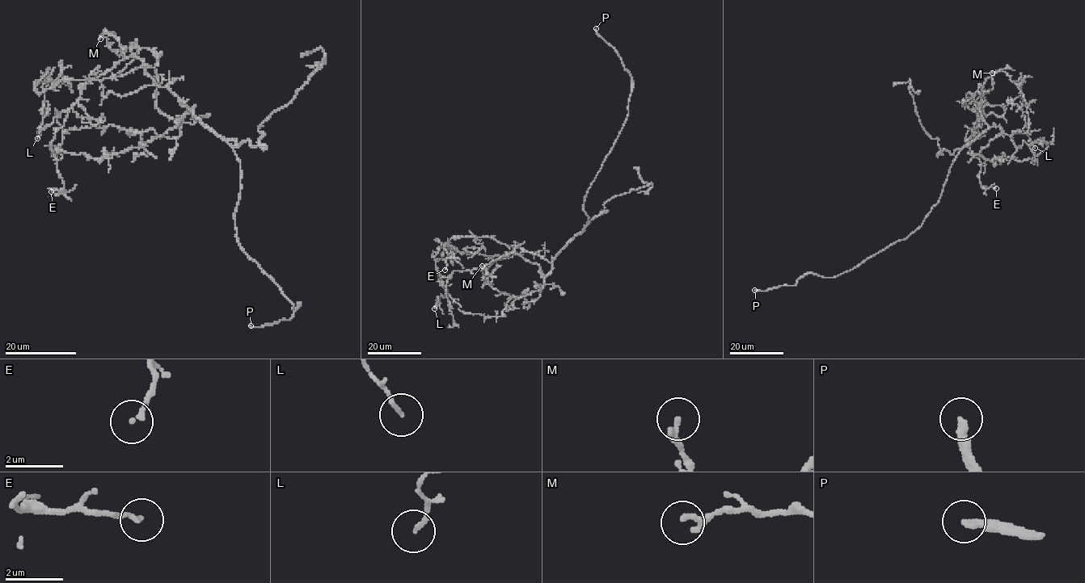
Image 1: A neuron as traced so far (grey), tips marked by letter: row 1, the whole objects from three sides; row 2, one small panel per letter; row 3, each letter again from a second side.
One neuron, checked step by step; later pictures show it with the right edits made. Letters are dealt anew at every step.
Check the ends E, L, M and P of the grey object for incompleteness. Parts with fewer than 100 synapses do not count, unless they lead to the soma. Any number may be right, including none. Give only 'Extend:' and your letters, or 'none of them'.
Extend: P

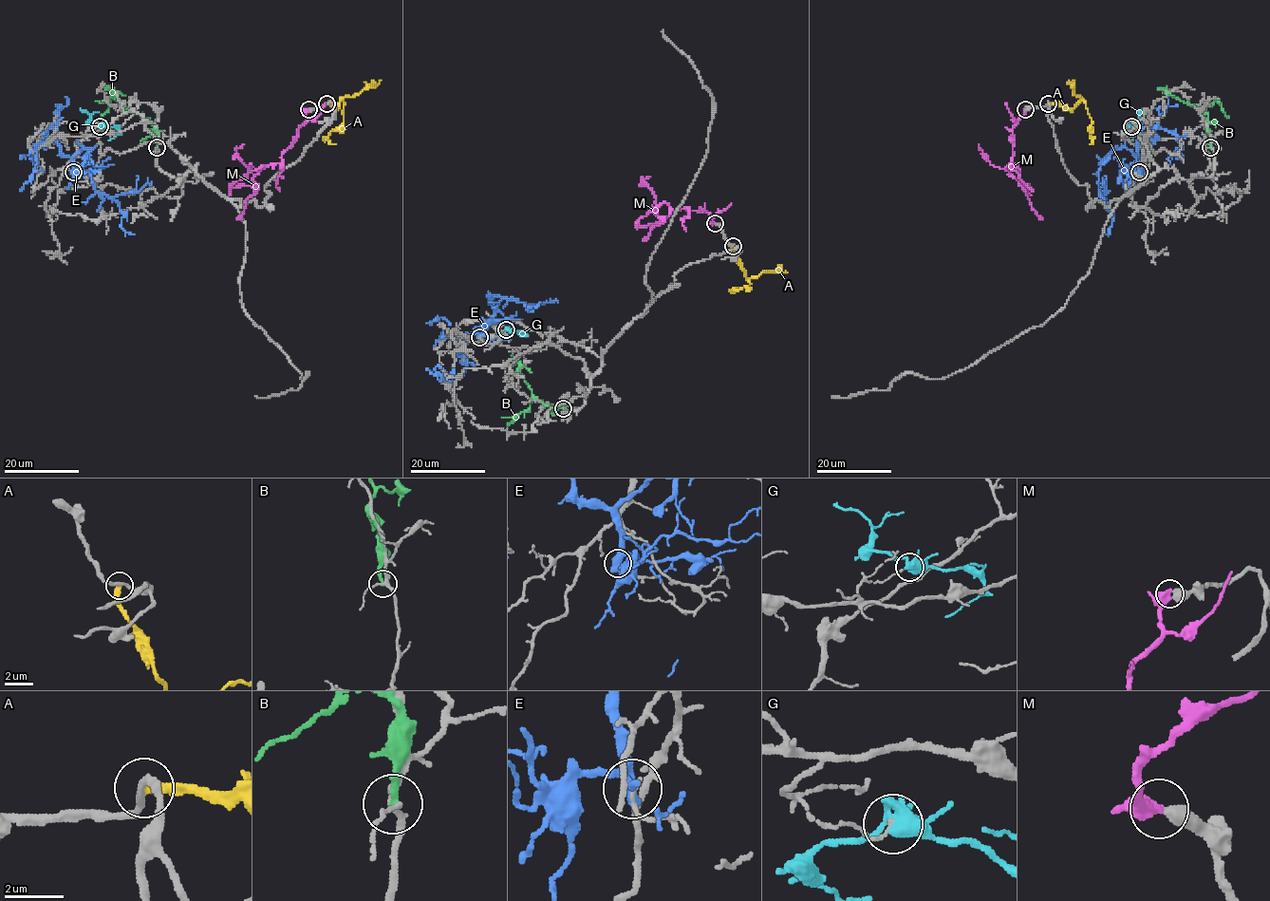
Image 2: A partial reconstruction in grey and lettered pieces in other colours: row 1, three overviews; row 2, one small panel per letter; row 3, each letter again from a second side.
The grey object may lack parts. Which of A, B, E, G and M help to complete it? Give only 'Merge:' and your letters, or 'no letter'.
Merge: M

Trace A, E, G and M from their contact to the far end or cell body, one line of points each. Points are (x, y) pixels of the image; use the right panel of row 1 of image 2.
A: (1047, 103), (1065, 105), (1071, 110), (1082, 99), (1092, 122), (1089, 129), (1092, 139), (1090, 143)
E: (1139, 172), (1136, 158), (1126, 148), (1114, 149), (1105, 159), (1097, 173), (1112, 221), (1105, 234)
G: (1132, 126), (1137, 126), (1138, 130), (1132, 140)
M: (1025, 108), (1013, 127), (1011, 162), (1018, 169), (1017, 178), (1031, 207), (1041, 218)

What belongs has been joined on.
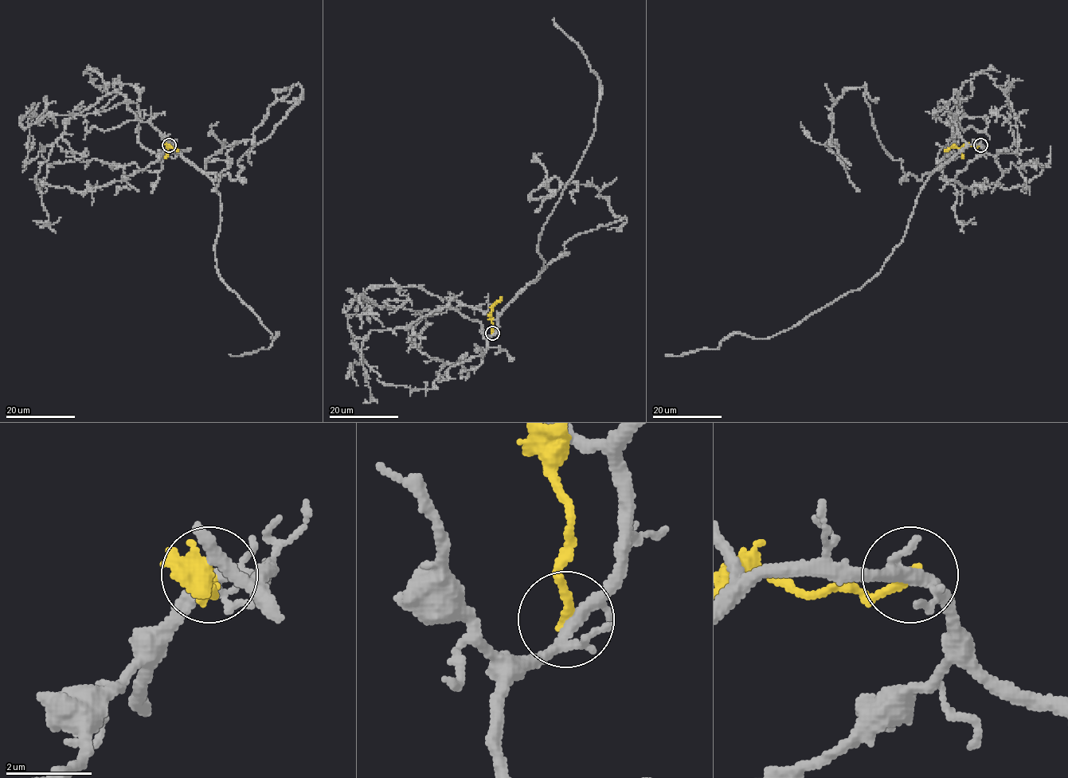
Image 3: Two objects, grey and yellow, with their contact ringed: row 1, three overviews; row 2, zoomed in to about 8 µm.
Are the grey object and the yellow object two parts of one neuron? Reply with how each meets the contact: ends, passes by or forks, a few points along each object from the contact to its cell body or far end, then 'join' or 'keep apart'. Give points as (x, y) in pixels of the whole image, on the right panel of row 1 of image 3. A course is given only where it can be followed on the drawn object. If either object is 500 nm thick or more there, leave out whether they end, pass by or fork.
grey forks; yellow ends; course grey (980, 145), (967, 145), (929, 176), (902, 240), (860, 287), (767, 338), (739, 333), (717, 349), (666, 354); course yellow (980, 145), (965, 145), (944, 150); keep apart

